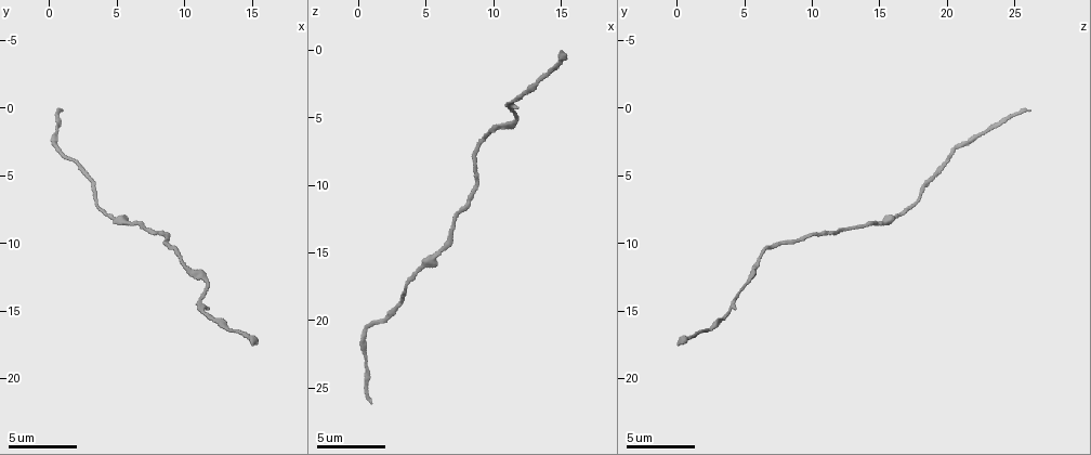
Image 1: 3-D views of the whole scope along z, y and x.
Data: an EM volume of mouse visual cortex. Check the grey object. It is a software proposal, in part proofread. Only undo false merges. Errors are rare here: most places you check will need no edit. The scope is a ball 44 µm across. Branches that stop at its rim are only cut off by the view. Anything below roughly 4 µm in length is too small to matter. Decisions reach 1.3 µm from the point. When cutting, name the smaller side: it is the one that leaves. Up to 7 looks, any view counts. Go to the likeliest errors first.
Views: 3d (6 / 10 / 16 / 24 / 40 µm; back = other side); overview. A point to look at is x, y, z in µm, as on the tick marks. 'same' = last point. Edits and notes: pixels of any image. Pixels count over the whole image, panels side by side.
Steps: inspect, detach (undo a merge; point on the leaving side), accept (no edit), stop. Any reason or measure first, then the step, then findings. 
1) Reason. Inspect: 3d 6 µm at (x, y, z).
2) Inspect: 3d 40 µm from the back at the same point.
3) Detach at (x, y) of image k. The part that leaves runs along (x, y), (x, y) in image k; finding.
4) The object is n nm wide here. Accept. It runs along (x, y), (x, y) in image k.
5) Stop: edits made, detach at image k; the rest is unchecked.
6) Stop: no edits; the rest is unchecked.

Thick turns thin. Inspect: 3d 10 µm at (11.4, 12.8, 5.4).

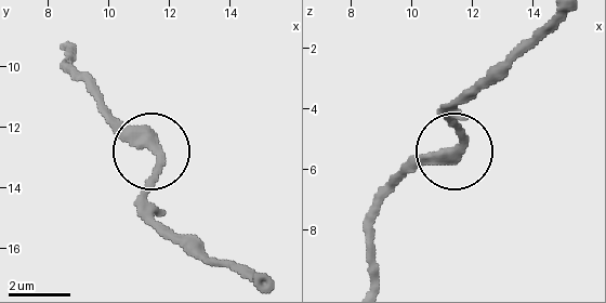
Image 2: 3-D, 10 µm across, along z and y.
Accept. It runs along (64, 45), (69, 66), (152, 152), (147, 219) in image 2; all the same neuron.

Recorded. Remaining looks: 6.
Inspect: 3d 10 µm at (7.0, 8.8, 12.6).

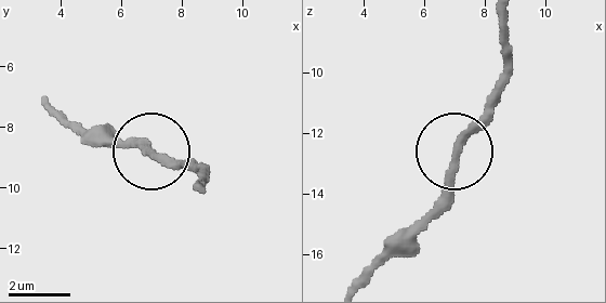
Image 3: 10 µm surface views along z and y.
The side arm is 20 µm long. Accept. It runs along (451, 154), (451, 192), (429, 228) in image 3; all the same neuron.

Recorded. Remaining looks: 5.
Thick turns thin. Inspect: 3d 16 µm at (4.4, 8.0, 16.6).

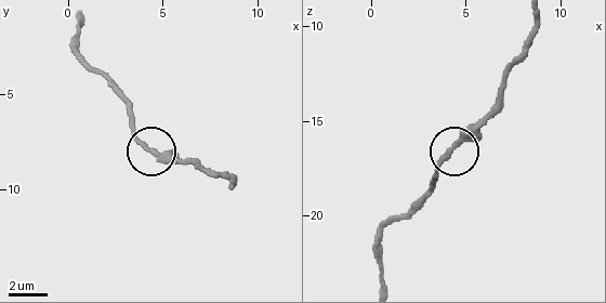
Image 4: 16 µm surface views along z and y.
Inspect: 3d 6 µm at (4.4, 7.9, 16.5).

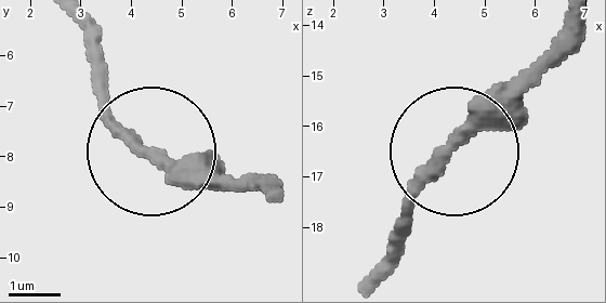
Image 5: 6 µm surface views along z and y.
Accept. It runs along (572, 23), (425, 178), (392, 238) in image 5; all the same neuron.

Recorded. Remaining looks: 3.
Stop: no edits; the rest is unchecked.

